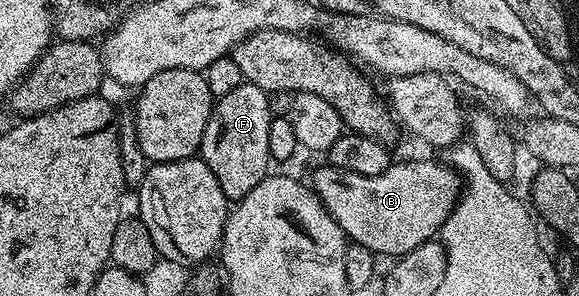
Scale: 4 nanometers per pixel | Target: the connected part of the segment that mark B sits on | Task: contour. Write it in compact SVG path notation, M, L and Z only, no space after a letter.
M428 159L391 162L388 169L376 177L364 177L339 167L323 165L315 169L314 183L312 182L314 194L318 196L324 209L328 209L336 225L340 225L350 243L359 243L367 252L375 256L388 255L391 259L408 254L412 249L433 240L441 232L444 221L458 203L461 188L462 179L459 172L449 164L442 165Z

